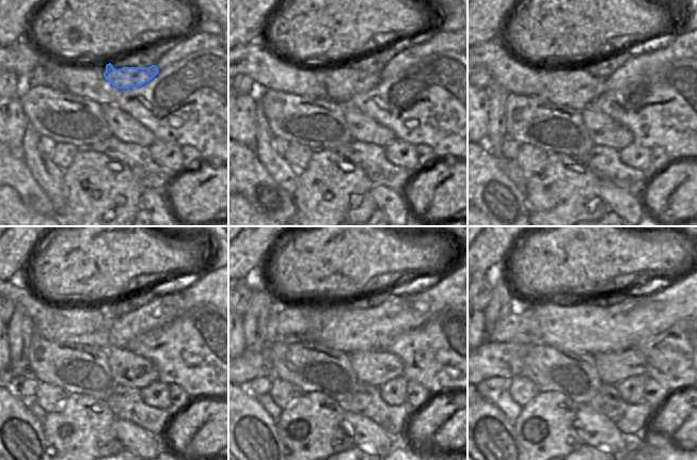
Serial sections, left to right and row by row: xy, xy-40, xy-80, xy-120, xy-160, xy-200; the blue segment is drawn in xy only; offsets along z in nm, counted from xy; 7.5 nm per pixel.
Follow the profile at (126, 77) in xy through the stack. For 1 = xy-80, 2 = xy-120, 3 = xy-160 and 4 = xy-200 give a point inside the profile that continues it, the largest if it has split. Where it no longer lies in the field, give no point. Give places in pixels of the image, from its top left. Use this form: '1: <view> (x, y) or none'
1: xy-80 (574, 88)
2: xy-120 (90, 326)
3: xy-160 (294, 323)
4: xy-200 (521, 326)

